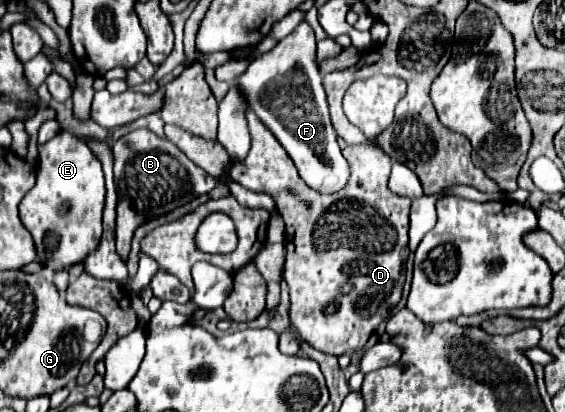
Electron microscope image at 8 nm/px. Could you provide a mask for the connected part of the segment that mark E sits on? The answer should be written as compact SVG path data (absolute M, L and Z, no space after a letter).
M61 132L39 146L37 184L27 192L19 206L21 222L35 238L37 262L43 262L49 272L57 272L85 260L99 244L103 206L103 170L83 140L69 132Z

